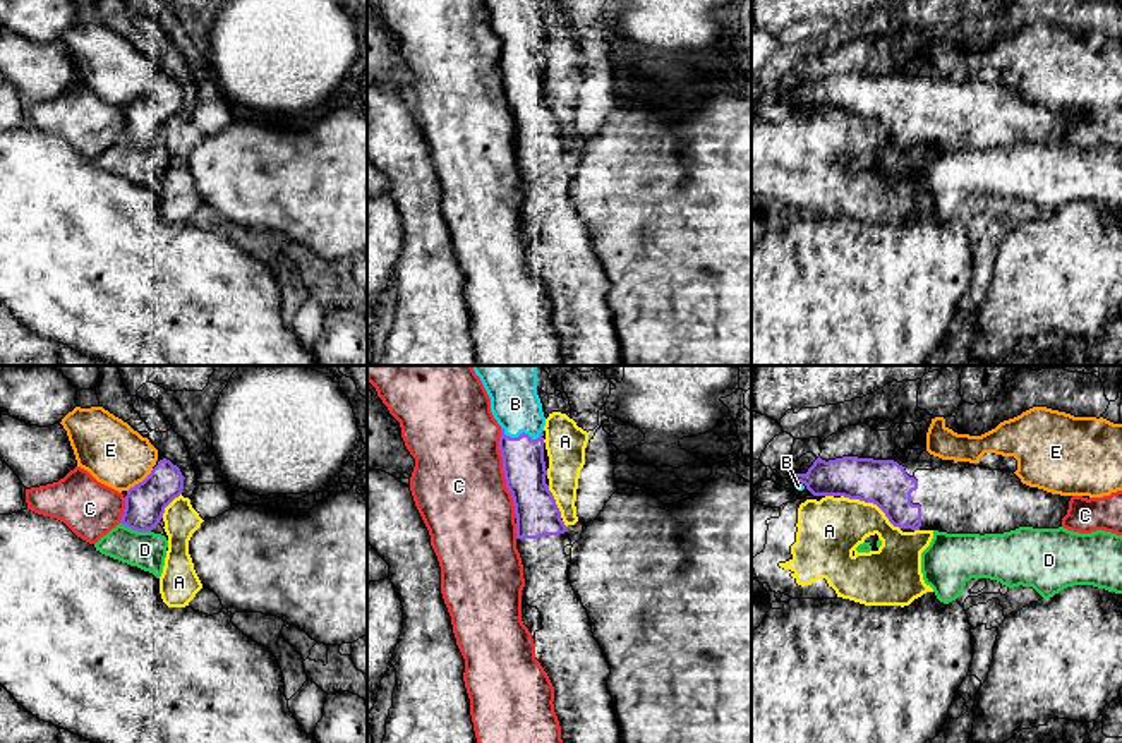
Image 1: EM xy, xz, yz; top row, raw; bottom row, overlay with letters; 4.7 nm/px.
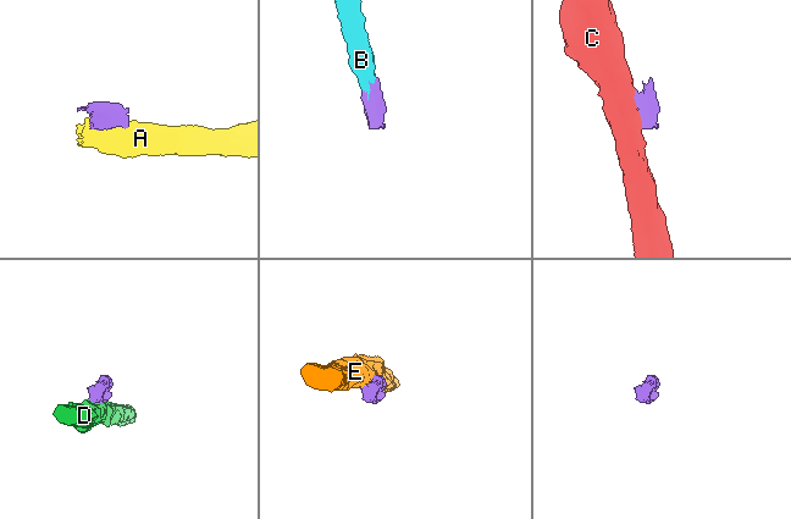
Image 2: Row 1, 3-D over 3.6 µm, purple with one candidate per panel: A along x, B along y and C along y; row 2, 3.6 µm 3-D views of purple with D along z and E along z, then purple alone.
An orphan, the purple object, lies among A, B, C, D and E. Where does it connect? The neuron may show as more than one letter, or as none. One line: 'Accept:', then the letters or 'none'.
Accept: B

